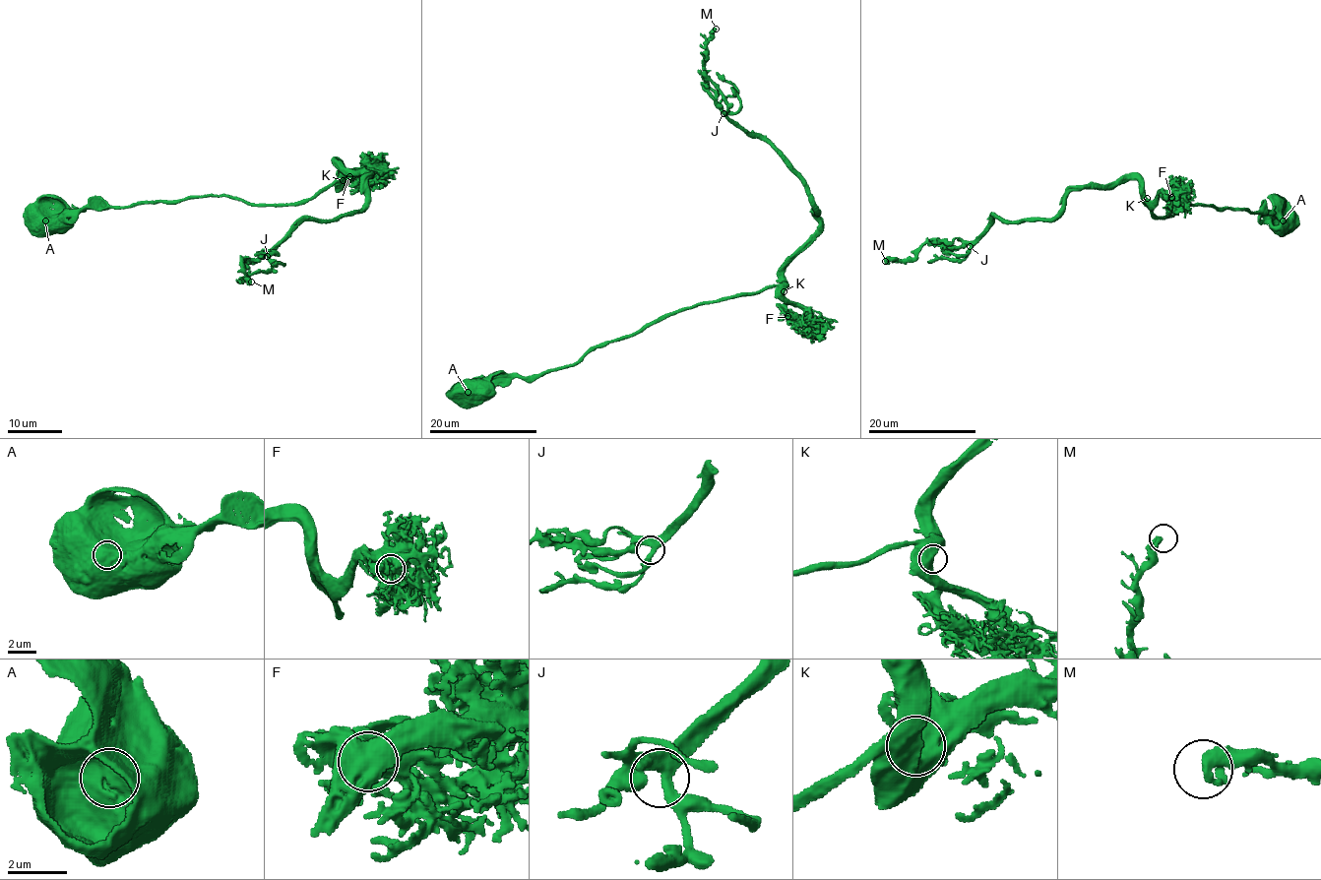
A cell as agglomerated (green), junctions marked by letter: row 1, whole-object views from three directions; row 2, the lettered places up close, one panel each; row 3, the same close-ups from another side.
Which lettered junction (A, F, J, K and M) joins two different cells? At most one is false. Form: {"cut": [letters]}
{"cut": []}

